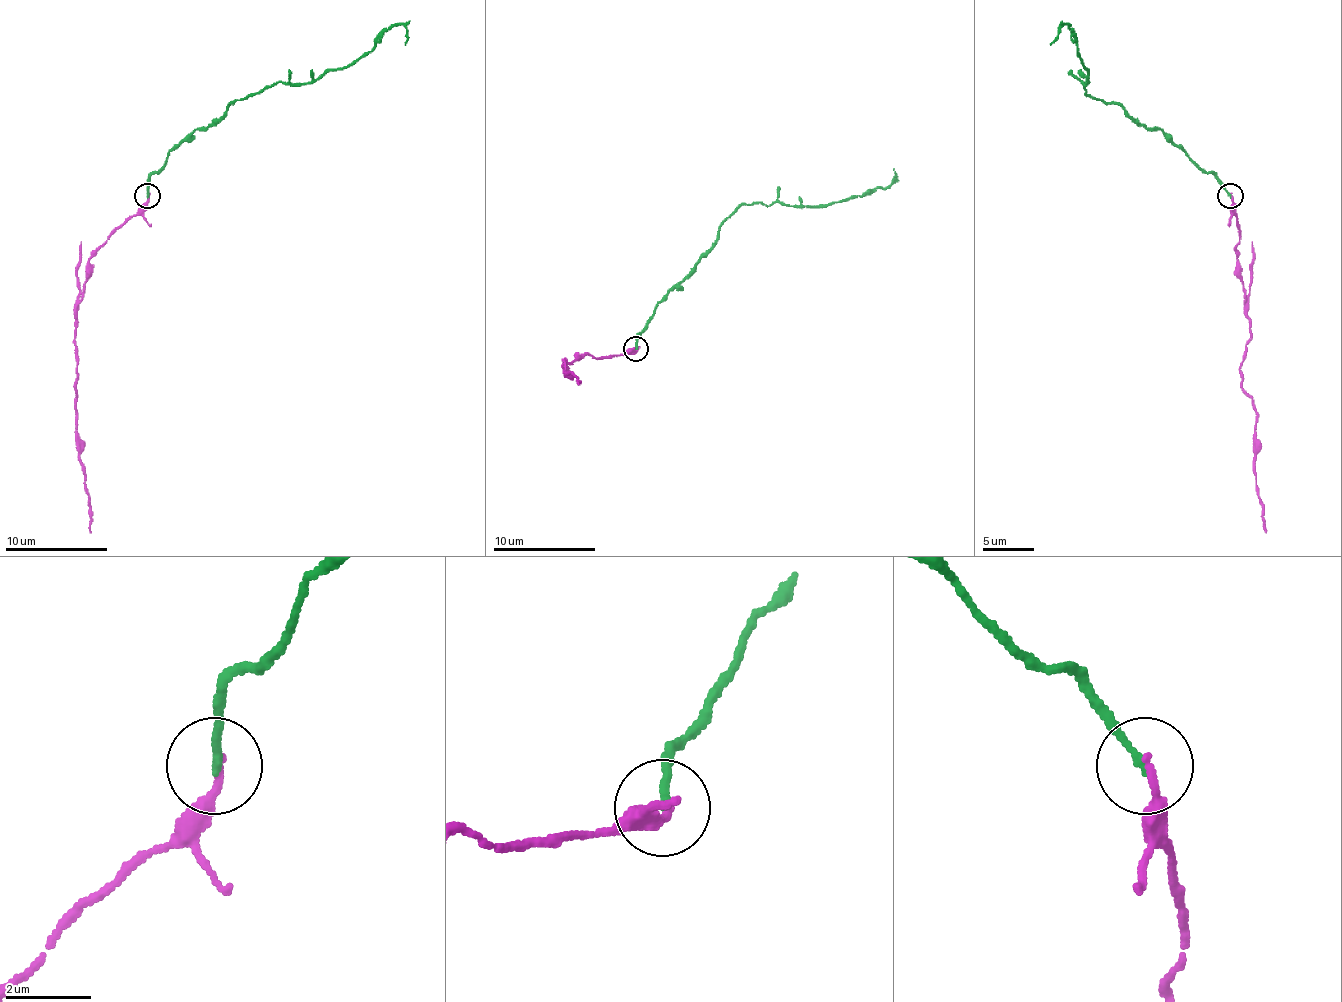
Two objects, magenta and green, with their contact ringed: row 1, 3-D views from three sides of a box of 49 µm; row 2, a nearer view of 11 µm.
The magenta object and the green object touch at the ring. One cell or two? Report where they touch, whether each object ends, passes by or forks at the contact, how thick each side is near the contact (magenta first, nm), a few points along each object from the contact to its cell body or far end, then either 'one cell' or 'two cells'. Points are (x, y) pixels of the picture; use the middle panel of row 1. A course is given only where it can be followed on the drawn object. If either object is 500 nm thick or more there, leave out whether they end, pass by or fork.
at (636, 349); magenta ends there; green ends there; 180 nm thick on the magenta side, 180 nm on the other; magenta runs (636, 349), (606, 357), (577, 357), (565, 365), (565, 370), (565, 359), (565, 375), (577, 377), (580, 385); green runs (636, 349), (636, 337), (654, 308), (685, 278), (743, 204), (815, 206), (843, 201), (892, 183), (894, 168); one cell

